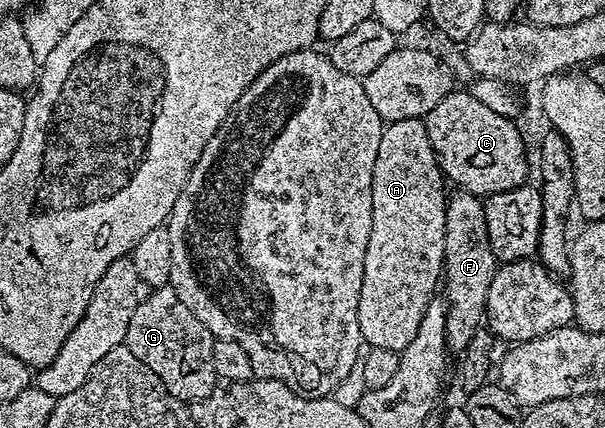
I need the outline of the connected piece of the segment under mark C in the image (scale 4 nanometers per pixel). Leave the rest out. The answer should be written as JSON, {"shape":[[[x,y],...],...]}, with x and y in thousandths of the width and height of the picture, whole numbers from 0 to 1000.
{"shape":[[[749,208],[699,273],[711,339],[736,421],[788,460],[868,435],[873,418],[873,353],[848,280],[817,264],[779,222],[774,208]]]}

